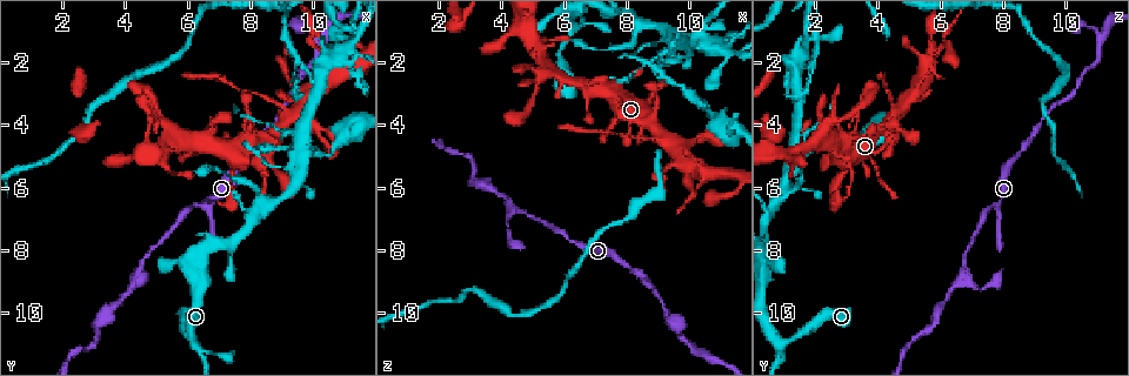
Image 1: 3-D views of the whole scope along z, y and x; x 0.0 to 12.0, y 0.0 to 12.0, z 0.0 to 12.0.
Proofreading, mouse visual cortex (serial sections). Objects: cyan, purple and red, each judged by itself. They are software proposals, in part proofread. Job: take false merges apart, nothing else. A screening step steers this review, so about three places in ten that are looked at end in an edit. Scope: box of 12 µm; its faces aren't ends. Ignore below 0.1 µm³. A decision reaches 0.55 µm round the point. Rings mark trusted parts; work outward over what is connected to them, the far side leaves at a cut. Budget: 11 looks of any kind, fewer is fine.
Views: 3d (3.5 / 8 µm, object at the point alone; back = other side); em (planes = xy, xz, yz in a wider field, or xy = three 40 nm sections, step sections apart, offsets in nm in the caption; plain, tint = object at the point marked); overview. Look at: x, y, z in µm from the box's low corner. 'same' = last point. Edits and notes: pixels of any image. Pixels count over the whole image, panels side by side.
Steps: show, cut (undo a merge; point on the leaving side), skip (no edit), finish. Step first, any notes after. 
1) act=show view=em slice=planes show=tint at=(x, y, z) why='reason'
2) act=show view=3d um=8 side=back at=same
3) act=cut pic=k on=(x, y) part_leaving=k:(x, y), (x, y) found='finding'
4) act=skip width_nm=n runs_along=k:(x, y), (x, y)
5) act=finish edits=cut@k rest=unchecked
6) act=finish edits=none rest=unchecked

act=show view=3d um=3.5 at=(10.5, 4.3, 4.3) why='abrupt turn'

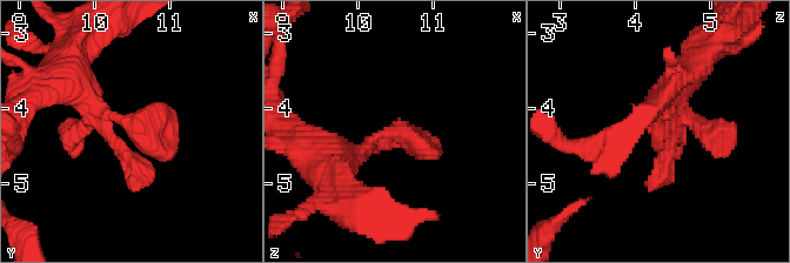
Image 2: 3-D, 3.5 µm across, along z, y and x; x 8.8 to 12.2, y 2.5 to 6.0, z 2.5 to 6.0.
act=show view=em slice=xy step=5 show=tint at=(10.45, 4.20, 4.25)

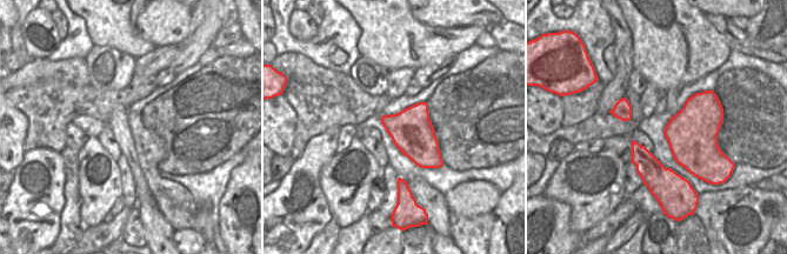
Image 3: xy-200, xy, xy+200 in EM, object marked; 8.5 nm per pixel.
act=show view=em slice=xy step=2 show=tint at=same why='cut it another way'

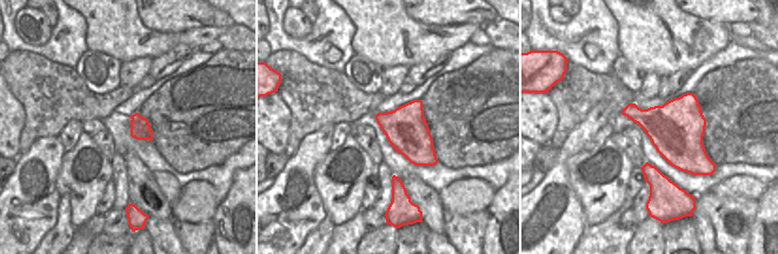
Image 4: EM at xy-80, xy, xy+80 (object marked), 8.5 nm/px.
act=skip runs_along=2:(65, 76), (134, 127), (174, 116) found='continuous, no second cell'

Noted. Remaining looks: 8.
act=show view=3d um=8 side=back at=(10.3, 1.4, 6.1) why='sharp bend'

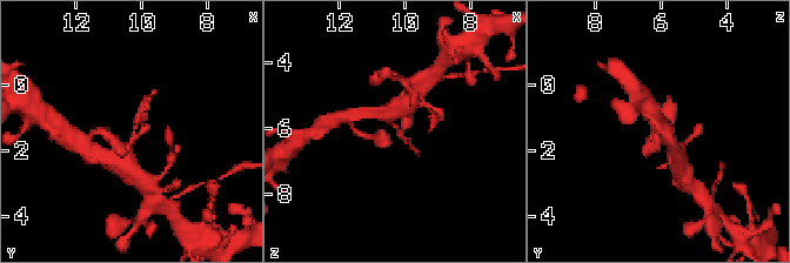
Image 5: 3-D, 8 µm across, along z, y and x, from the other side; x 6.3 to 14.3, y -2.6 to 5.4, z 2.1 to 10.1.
act=show view=3d um=3.5 side=back at=(10.2, 1.3, 6.1) why='zoom in'

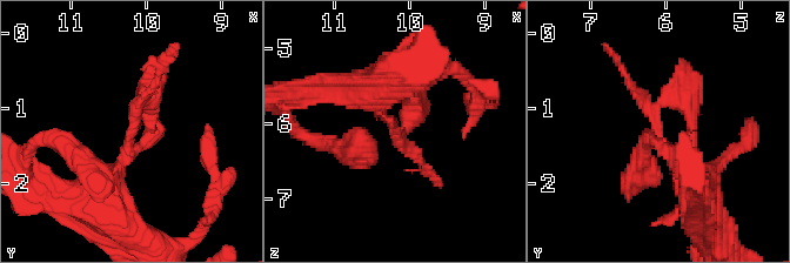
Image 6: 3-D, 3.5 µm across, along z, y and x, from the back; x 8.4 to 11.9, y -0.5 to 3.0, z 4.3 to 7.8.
act=show view=em slice=xy step=1 show=tint at=(10.20, 1.35, 6.05) why='need the tissue'

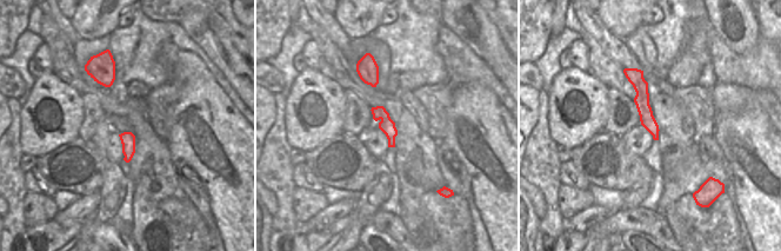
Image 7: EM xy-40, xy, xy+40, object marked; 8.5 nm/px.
act=skip runs_along=6:(102, 204), (135, 110), (149, 103) found='all the same cell'

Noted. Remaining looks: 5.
act=show view=3d um=3.5 at=(6.2, 10.9, 0.9) why='abrupt turn'

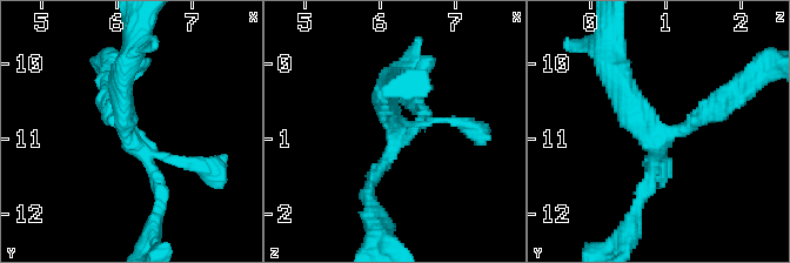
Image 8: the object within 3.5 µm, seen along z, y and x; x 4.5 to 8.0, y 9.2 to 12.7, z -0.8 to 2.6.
act=show view=em slice=xy step=1 show=tint at=(6.20, 11.00, 0.90)

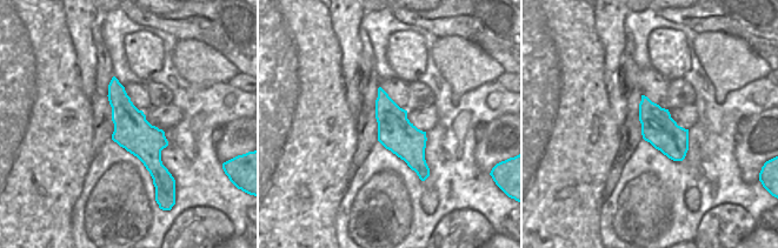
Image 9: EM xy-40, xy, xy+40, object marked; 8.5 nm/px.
act=skip found='continuous, no second cell'

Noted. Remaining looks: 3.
act=show view=3d um=8 at=(9.4, 5.8, 1.0) why='arms part here'

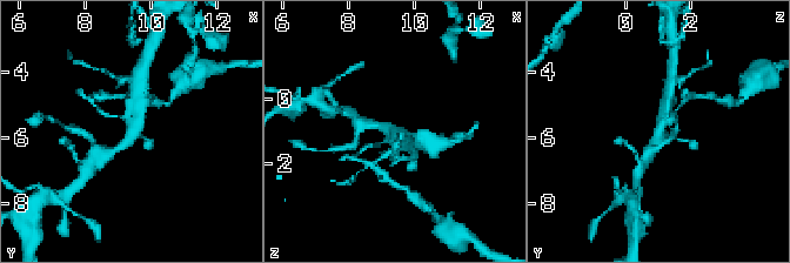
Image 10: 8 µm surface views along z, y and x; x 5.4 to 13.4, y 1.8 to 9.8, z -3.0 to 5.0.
act=show view=3d um=3.5 at=(9.5, 5.8, 1.0)

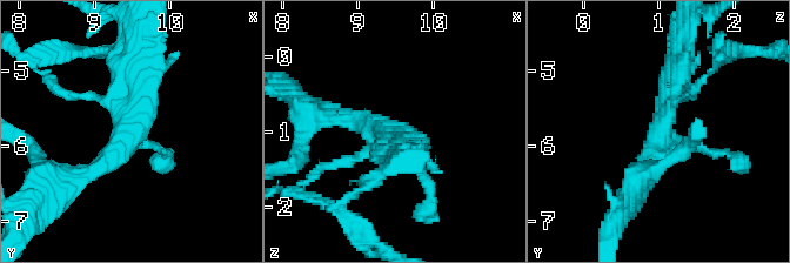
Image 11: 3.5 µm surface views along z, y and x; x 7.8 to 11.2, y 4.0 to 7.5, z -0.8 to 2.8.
act=show view=em slice=xy step=5 show=tint at=(9.40, 5.80, 1.05) why='now the EM'

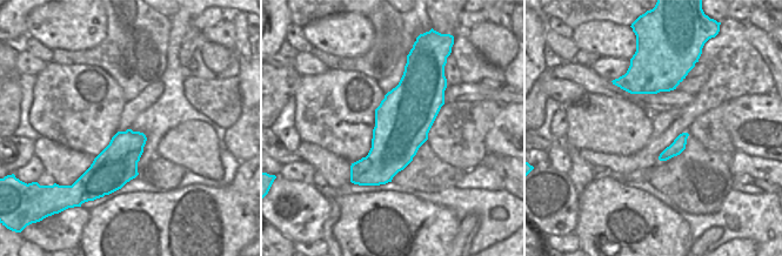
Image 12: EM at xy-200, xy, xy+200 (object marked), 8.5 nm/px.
act=skip runs_along=11:(75, 180), (136, 126), (140, 61) found='one cell here'

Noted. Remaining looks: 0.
act=finish edits=none rest=unchecked

